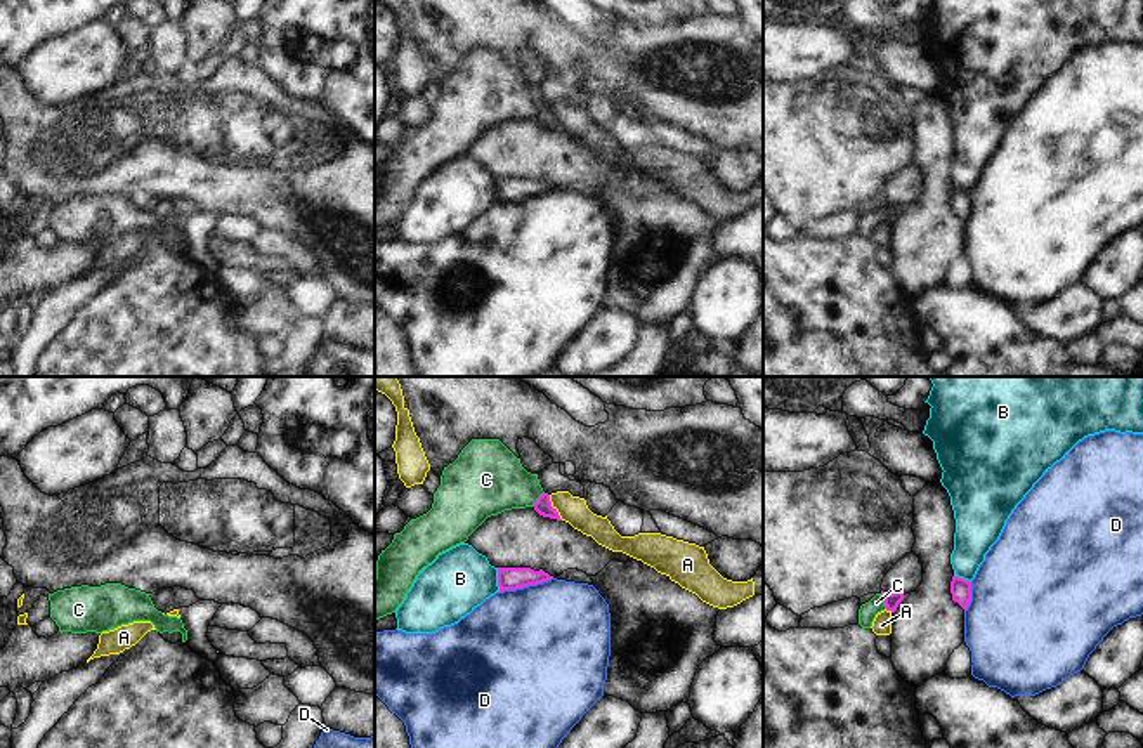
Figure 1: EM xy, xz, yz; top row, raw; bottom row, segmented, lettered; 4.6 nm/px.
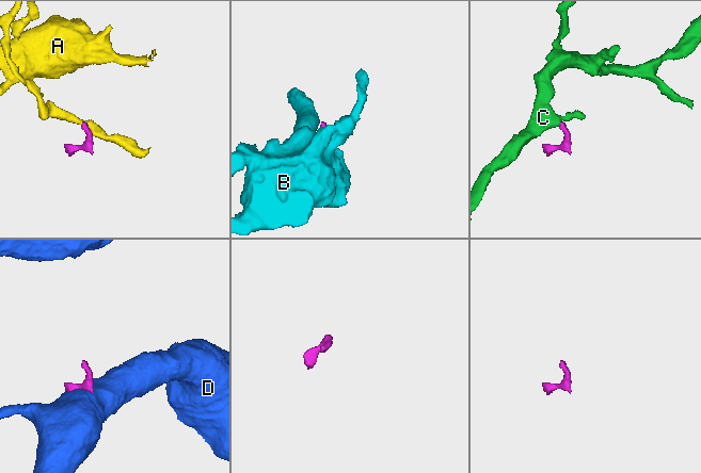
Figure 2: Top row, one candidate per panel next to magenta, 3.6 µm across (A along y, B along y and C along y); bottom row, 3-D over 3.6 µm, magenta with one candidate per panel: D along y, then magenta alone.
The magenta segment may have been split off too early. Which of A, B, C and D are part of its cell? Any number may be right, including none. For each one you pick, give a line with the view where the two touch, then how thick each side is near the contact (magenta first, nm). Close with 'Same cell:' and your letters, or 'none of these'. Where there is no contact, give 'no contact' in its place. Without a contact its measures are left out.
Same cell: none of these

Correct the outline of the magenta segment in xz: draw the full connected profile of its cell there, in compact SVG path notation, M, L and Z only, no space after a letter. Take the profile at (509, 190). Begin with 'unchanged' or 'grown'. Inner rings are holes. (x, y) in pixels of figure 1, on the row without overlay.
unchanged | M498 179L498 198L500 203L517 201L529 196L538 196L552 191L543 180L534 182L531 179Z

